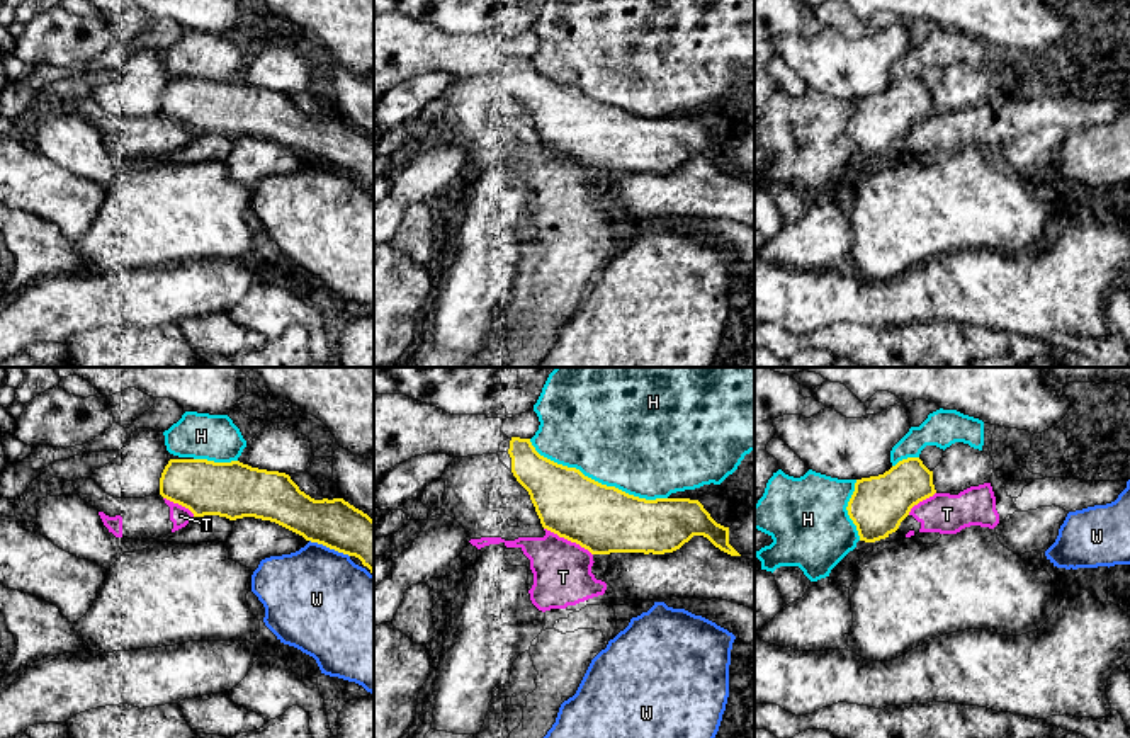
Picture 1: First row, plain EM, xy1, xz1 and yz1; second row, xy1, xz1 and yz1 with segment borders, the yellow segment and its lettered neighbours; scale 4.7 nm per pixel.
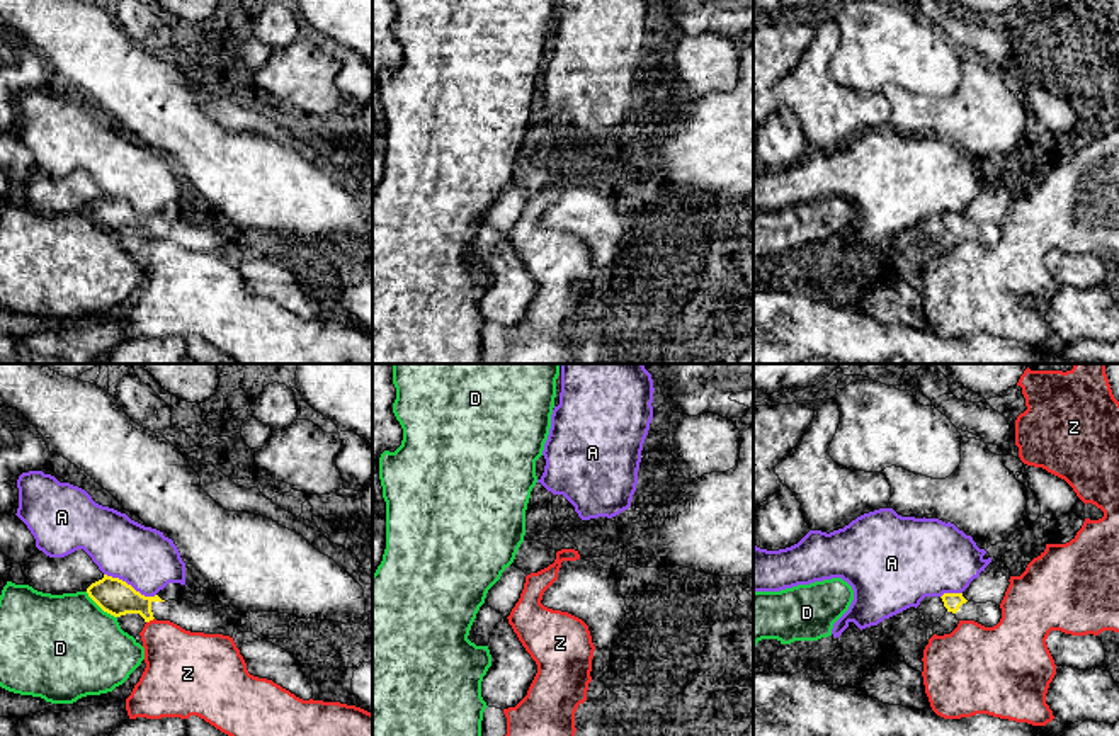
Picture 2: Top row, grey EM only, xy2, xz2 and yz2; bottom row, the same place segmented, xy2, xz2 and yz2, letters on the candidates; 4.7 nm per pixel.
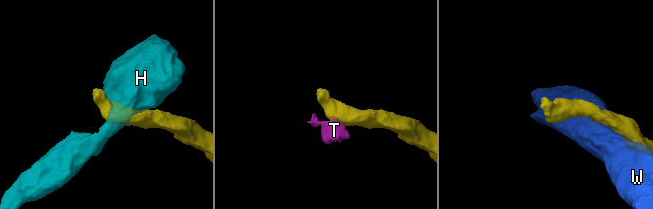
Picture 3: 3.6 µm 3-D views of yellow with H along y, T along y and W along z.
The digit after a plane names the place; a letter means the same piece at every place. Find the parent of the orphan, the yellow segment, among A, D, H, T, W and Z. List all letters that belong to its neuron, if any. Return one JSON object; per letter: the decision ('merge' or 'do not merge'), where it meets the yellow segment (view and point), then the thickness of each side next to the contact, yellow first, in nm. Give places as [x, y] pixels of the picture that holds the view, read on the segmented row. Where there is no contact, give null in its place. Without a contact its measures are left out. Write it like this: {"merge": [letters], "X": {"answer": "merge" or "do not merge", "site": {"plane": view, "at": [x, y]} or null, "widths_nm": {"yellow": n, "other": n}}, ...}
{"merge": [], "A": {"answer": "do not merge", "site": {"plane": "xy2", "at": [130, 585]}, "widths_nm": {"yellow": 170, "other": 280}}, "D": {"answer": "do not merge", "site": {"plane": "xy2", "at": [101, 607]}, "widths_nm": {"yellow": 170, "other": 500}}, "H": {"answer": "do not merge", "site": {"plane": "xz1", "at": [597, 482]}, "widths_nm": {"yellow": 320, "other": 500}}, "T": {"answer": "do not merge", "site": {"plane": "xz1", "at": [568, 539]}, "widths_nm": {"yellow": 320, "other": 280}}, "W": {"answer": "do not merge", "site": {"plane": "xy1", "at": [330, 548]}, "widths_nm": {"yellow": 240, "other": 500}}, "Z": {"answer": "do not merge", "site": {"plane": "xy2", "at": [150, 619]}, "widths_nm": {"yellow": 170, "other": 320}}}

